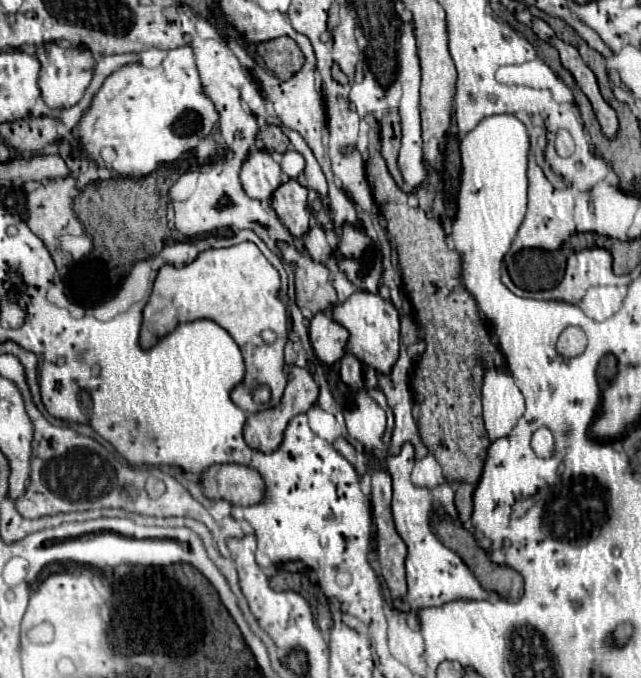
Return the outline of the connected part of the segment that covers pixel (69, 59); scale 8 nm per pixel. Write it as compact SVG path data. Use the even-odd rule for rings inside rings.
M50 42L50 44L42 44L36 50L36 58L42 64L38 86L42 92L42 100L48 104L48 108L64 110L64 108L78 104L94 74L94 60L92 60L90 50L88 48L64 48L60 44Z

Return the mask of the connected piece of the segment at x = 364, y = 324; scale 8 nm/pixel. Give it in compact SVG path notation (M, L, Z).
M358 290L350 294L344 302L332 306L332 320L342 324L348 330L348 352L352 352L360 362L376 368L382 374L390 372L390 366L398 360L400 350L400 318L390 300L380 298L380 294Z

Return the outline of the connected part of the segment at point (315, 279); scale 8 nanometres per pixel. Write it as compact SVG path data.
M276 242L284 262L294 266L296 304L310 318L316 312L328 310L336 302L336 290L330 282L330 270L322 262L314 262L306 252L286 242Z

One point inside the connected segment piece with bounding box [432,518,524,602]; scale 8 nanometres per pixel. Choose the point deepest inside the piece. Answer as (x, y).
(508, 583)

